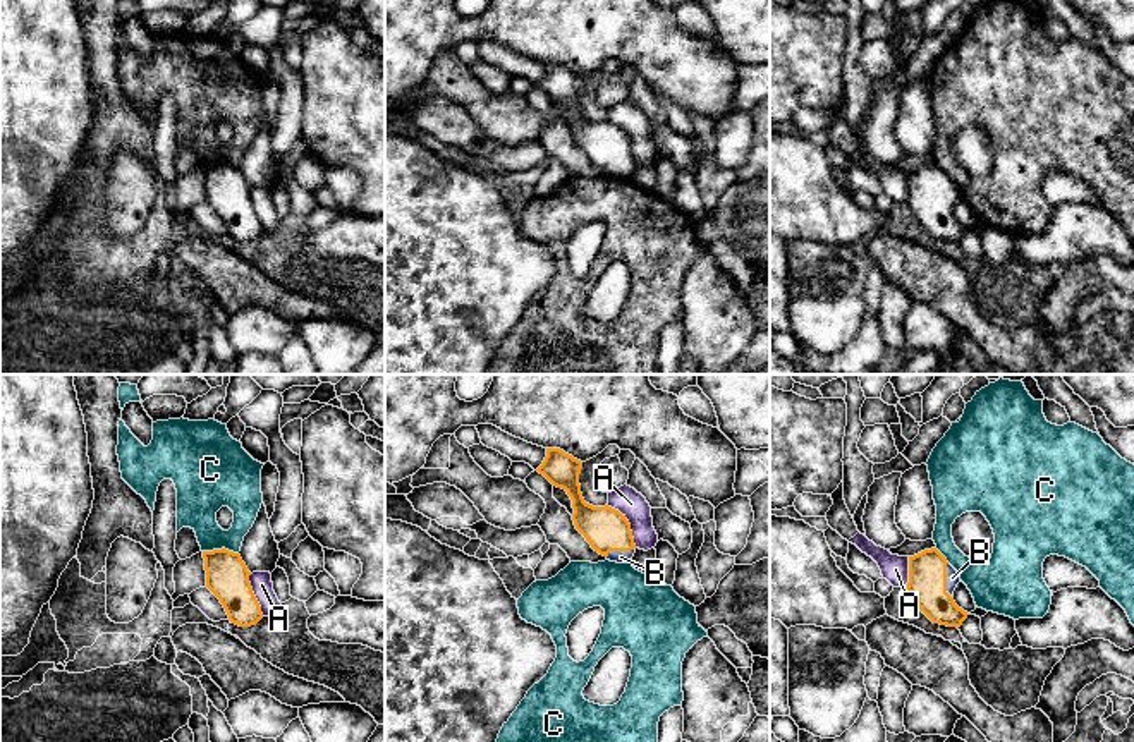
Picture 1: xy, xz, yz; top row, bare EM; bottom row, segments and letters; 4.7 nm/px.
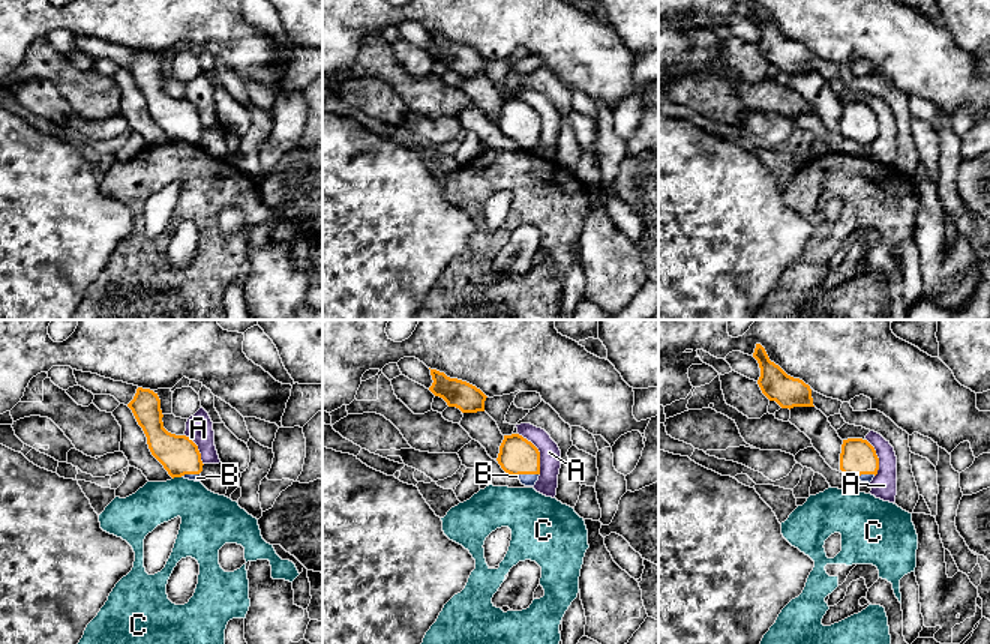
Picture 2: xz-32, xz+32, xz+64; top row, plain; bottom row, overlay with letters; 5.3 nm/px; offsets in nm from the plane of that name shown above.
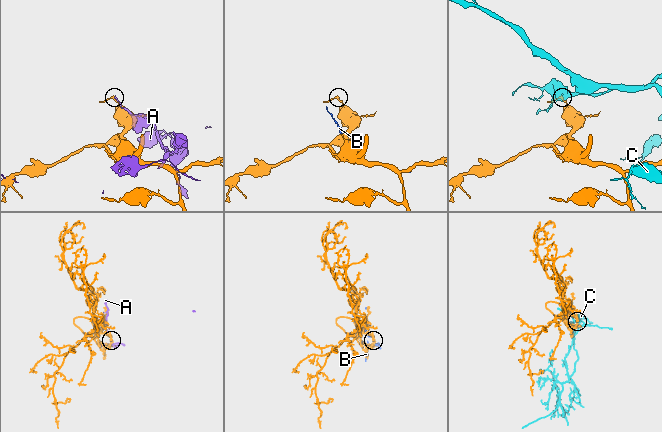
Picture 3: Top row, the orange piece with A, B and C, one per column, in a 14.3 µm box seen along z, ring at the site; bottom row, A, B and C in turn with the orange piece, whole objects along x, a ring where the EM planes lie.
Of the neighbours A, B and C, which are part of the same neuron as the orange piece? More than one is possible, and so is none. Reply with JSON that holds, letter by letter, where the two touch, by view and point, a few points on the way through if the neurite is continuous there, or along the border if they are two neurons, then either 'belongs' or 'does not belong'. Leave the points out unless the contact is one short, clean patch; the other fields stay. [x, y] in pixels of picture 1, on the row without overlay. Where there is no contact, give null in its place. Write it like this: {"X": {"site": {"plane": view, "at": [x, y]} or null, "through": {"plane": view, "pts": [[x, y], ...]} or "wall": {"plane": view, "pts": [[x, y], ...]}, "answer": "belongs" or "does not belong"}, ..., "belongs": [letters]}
{"A": {"site": {"plane": "xz", "at": [629, 139]}, "answer": "does not belong"}, "B": {"site": {"plane": "yz", "at": [945, 194]}, "answer": "belongs"}, "C": {"site": {"plane": "xy", "at": [220, 165]}, "answer": "does not belong"}, "belongs": ["B"]}

